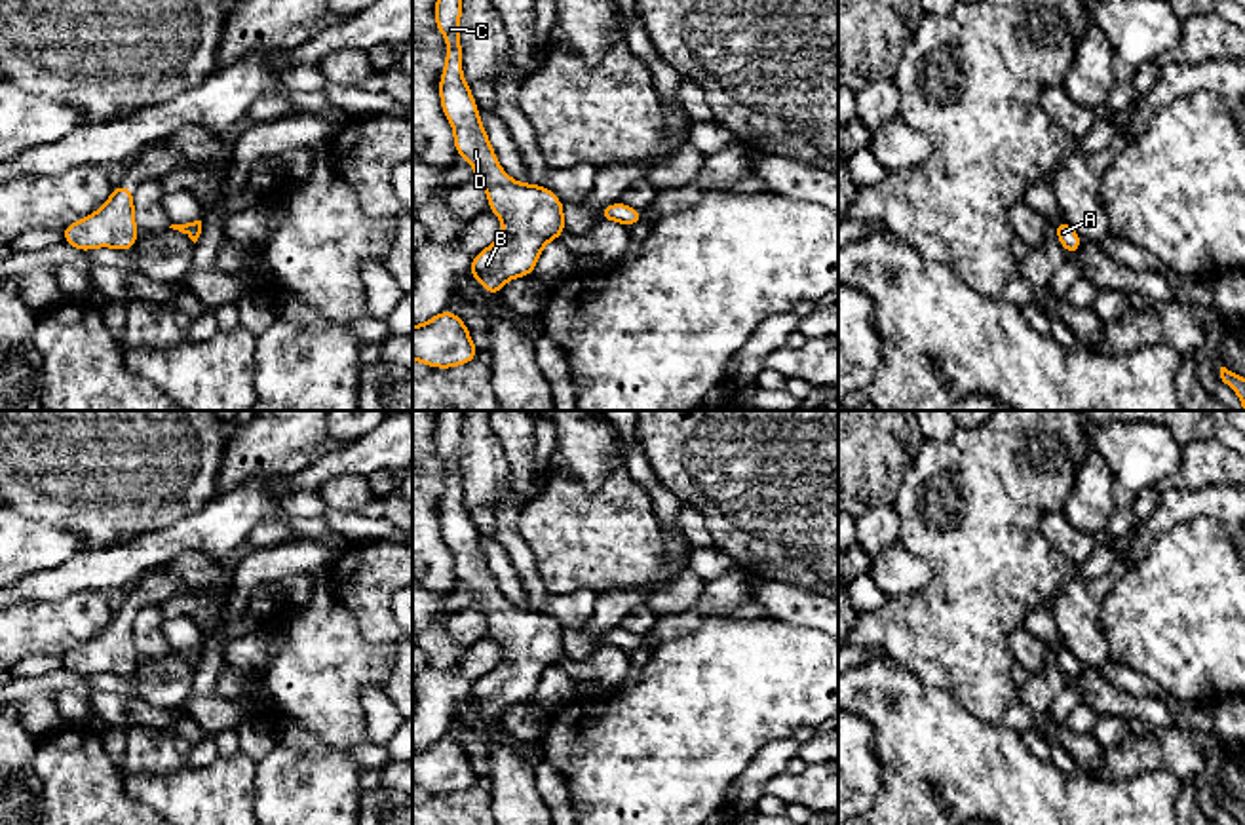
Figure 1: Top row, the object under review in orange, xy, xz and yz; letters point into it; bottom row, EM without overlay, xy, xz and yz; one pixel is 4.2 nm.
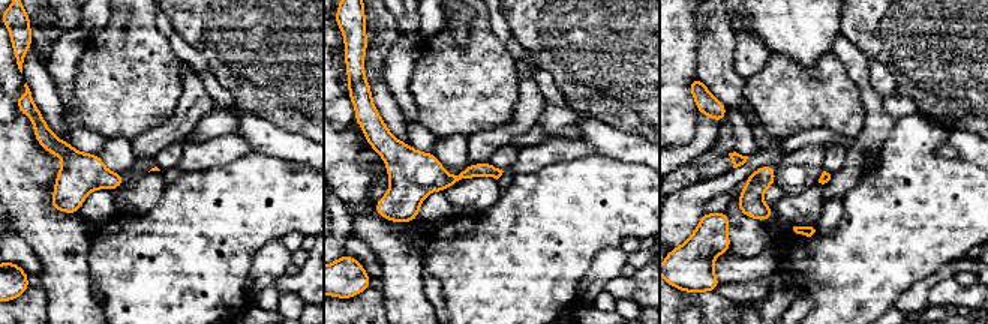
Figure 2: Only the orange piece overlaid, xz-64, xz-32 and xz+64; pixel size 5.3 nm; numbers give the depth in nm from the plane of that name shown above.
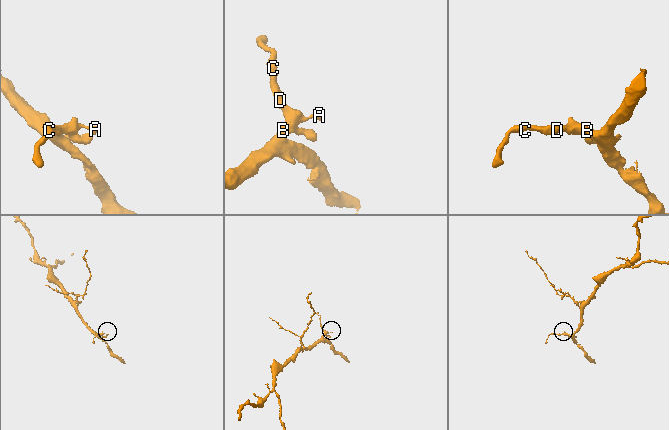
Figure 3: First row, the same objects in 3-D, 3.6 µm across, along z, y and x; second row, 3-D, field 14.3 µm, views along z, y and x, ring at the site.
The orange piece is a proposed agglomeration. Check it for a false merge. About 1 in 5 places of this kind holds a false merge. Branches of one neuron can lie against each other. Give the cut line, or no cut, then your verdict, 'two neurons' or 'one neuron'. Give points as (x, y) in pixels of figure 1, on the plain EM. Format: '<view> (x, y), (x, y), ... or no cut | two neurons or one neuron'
no cut | one neuron

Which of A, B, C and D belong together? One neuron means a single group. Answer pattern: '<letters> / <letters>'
A B C D

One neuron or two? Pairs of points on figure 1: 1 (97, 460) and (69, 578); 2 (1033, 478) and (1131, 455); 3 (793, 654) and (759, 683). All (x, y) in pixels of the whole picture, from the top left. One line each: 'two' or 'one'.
1: two
2: two
3: one

